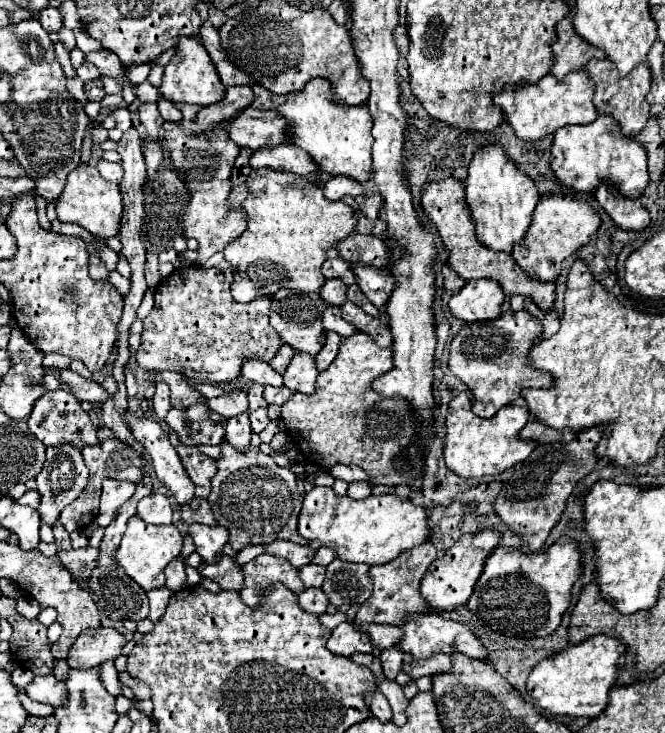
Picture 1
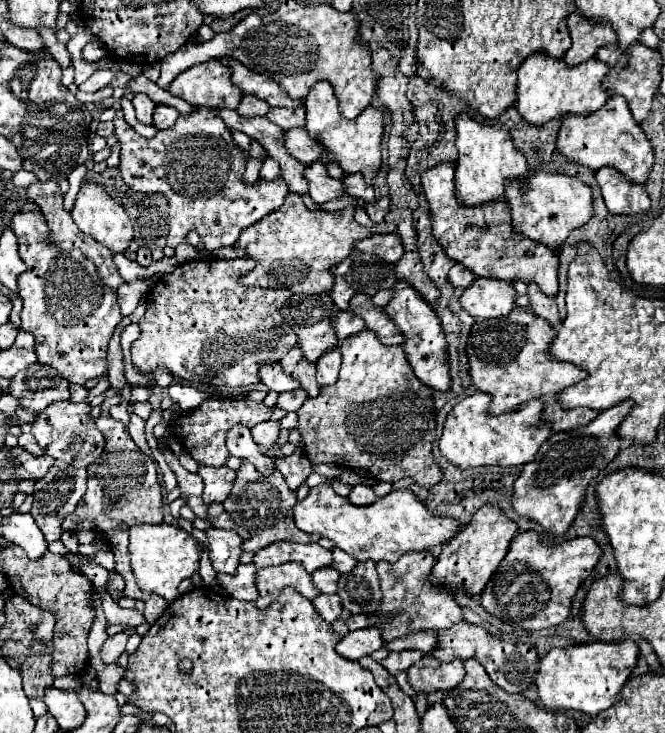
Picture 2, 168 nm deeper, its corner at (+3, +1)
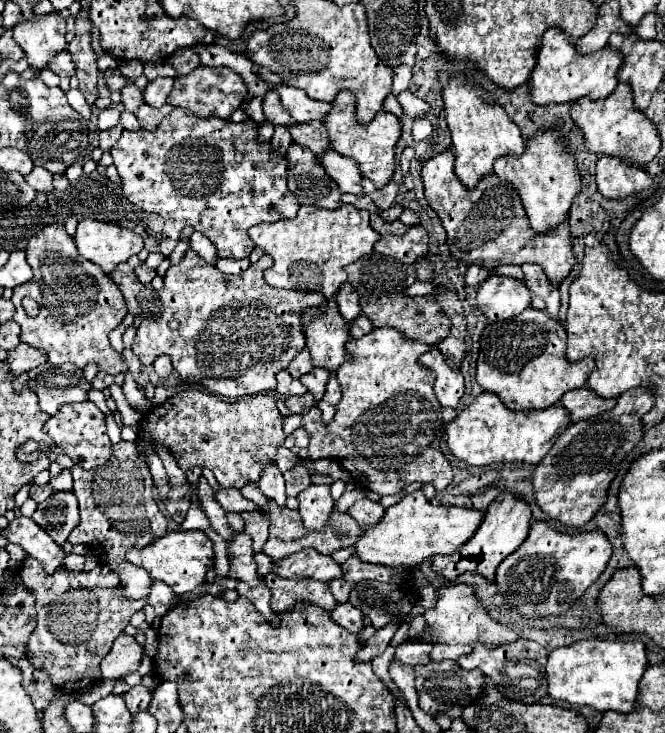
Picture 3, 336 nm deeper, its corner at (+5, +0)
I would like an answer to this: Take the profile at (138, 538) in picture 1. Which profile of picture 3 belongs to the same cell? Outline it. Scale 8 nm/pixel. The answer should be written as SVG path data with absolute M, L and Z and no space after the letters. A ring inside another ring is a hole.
M168 531L164 537L156 539L156 543L144 549L132 549L126 555L126 561L142 567L150 573L150 577L164 581L176 595L184 595L194 591L206 581L208 569L214 565L214 545L202 531Z

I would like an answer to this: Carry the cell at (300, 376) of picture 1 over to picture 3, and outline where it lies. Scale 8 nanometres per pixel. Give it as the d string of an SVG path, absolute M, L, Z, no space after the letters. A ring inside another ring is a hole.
M314 367L308 375L302 375L302 383L308 387L308 391L314 395L316 401L320 401L324 397L324 391L326 391L326 383L330 379L332 371L328 369L320 369L320 367Z

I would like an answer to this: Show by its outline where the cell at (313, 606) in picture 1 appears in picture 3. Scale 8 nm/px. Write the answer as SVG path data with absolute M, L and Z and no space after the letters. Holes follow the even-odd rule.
M350 603L338 605L336 611L332 611L332 619L334 619L340 627L348 629L348 631L354 633L354 635L364 629L364 613L362 613L360 609L352 607Z

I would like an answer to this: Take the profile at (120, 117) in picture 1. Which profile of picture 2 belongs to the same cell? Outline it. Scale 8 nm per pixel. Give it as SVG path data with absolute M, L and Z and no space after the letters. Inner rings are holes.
M208 110L178 116L178 122L172 128L160 130L154 138L140 136L124 118L116 118L114 136L122 144L120 172L124 182L138 192L166 194L170 202L170 232L166 244L172 248L184 242L190 230L200 234L204 250L208 252L220 246L232 246L244 228L272 210L278 210L288 194L288 186L282 178L274 182L260 178L252 186L242 182L246 168L242 152L234 144L222 118Z

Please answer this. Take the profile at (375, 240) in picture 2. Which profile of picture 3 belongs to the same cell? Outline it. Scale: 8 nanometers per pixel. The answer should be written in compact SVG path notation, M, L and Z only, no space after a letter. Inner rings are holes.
M422 225L418 227L410 227L410 231L406 235L384 235L376 247L378 253L384 253L388 257L400 259L402 263L414 265L416 259L426 257L428 255L428 233Z

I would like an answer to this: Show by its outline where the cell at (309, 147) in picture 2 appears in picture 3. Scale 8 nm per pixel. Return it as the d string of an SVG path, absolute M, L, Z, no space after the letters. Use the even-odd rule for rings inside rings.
M328 149L322 155L318 155L318 159L324 163L324 169L332 175L332 179L340 185L340 189L344 193L366 195L364 189L362 189L362 173L360 173L360 169L358 169L354 159L338 155L332 149Z

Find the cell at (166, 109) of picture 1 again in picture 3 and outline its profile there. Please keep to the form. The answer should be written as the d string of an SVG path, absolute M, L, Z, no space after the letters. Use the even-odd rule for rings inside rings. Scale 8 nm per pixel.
M144 105L144 107L140 107L140 109L136 111L136 117L138 117L138 121L140 121L142 129L154 131L154 129L156 129L156 125L160 123L160 119L164 119L166 115L170 115L170 111L172 111L172 107L168 107L168 105L160 107L160 109Z

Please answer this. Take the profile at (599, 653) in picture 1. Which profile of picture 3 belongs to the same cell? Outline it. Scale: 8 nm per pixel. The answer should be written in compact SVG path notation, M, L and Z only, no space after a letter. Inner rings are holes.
M582 639L572 645L558 647L548 655L546 663L548 695L554 701L588 705L596 711L630 713L636 709L638 683L646 667L648 667L648 657L642 641Z

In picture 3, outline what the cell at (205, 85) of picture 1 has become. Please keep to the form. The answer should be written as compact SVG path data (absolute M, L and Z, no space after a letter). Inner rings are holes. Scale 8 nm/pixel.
M196 67L188 75L180 75L174 79L172 91L166 99L172 107L184 107L196 117L220 117L228 119L246 99L248 87L238 73L230 67Z

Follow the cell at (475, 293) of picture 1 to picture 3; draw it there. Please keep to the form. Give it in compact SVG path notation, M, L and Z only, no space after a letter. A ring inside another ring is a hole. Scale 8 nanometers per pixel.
M492 275L488 277L478 289L478 305L480 311L490 321L504 321L510 317L520 315L524 309L530 307L532 295L524 281Z

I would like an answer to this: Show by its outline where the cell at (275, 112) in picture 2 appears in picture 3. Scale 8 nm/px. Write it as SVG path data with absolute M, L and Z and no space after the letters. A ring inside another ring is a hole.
M308 121L308 123L300 123L294 127L288 127L288 131L292 133L292 139L300 145L308 145L314 153L322 153L330 149L330 139L328 139L328 131L320 121Z

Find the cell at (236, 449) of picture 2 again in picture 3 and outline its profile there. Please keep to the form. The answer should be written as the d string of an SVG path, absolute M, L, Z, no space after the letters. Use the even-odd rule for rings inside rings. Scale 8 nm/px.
M270 465L264 473L262 473L262 481L258 483L260 491L264 493L264 497L276 501L276 505L284 507L286 505L286 491L284 491L284 477L280 473L280 469L276 465Z

